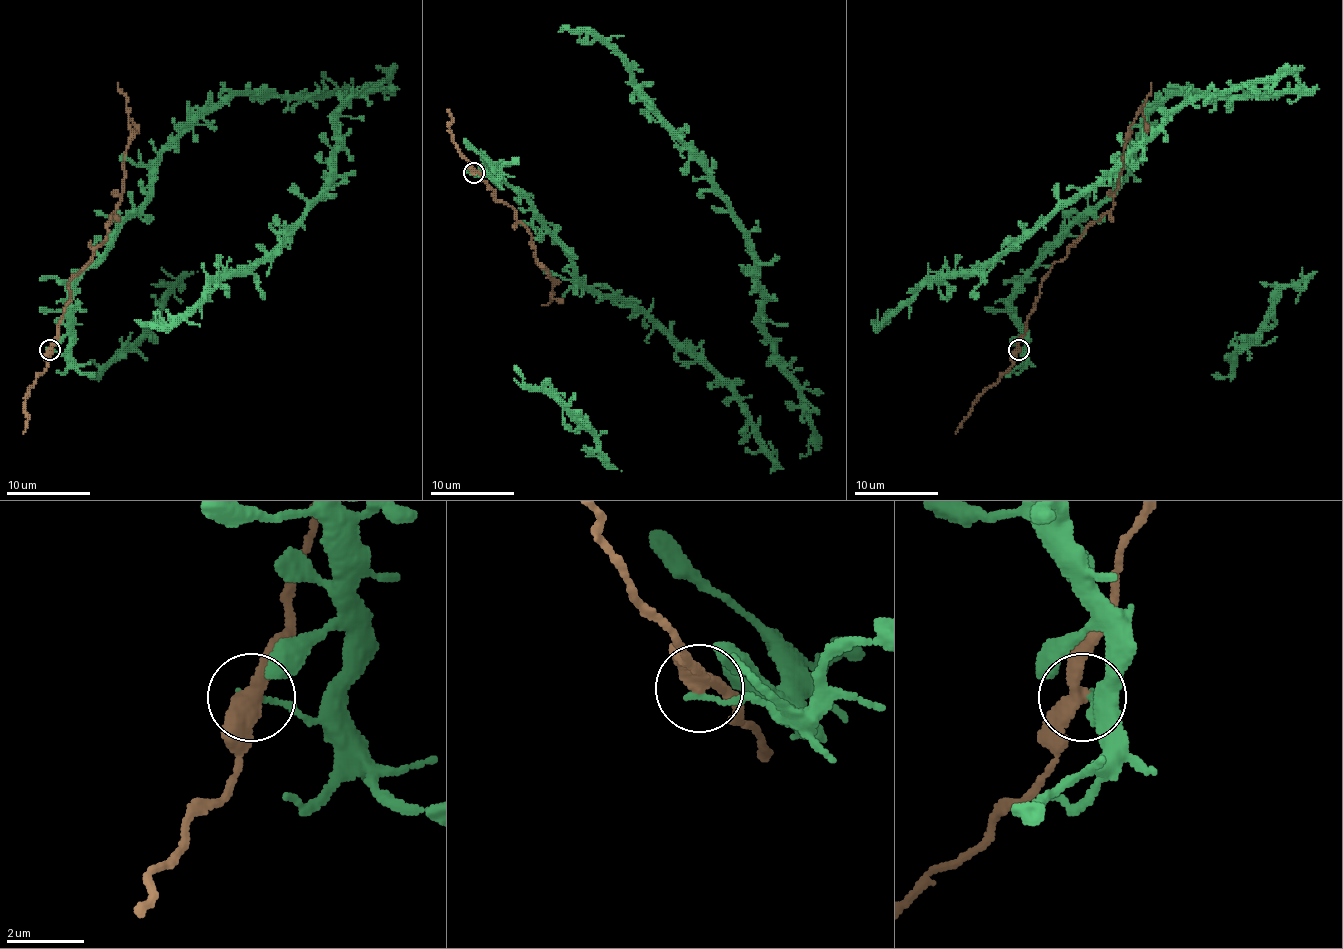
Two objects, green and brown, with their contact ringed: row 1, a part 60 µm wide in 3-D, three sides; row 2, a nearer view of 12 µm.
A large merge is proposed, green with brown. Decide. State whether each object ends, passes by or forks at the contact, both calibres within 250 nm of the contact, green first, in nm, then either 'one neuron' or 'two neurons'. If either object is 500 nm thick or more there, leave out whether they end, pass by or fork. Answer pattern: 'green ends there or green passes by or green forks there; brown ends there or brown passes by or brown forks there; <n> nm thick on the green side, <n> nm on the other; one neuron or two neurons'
green ends there; brown passes by; 140 nm thick on the green side, 400 nm on the other; two neurons

